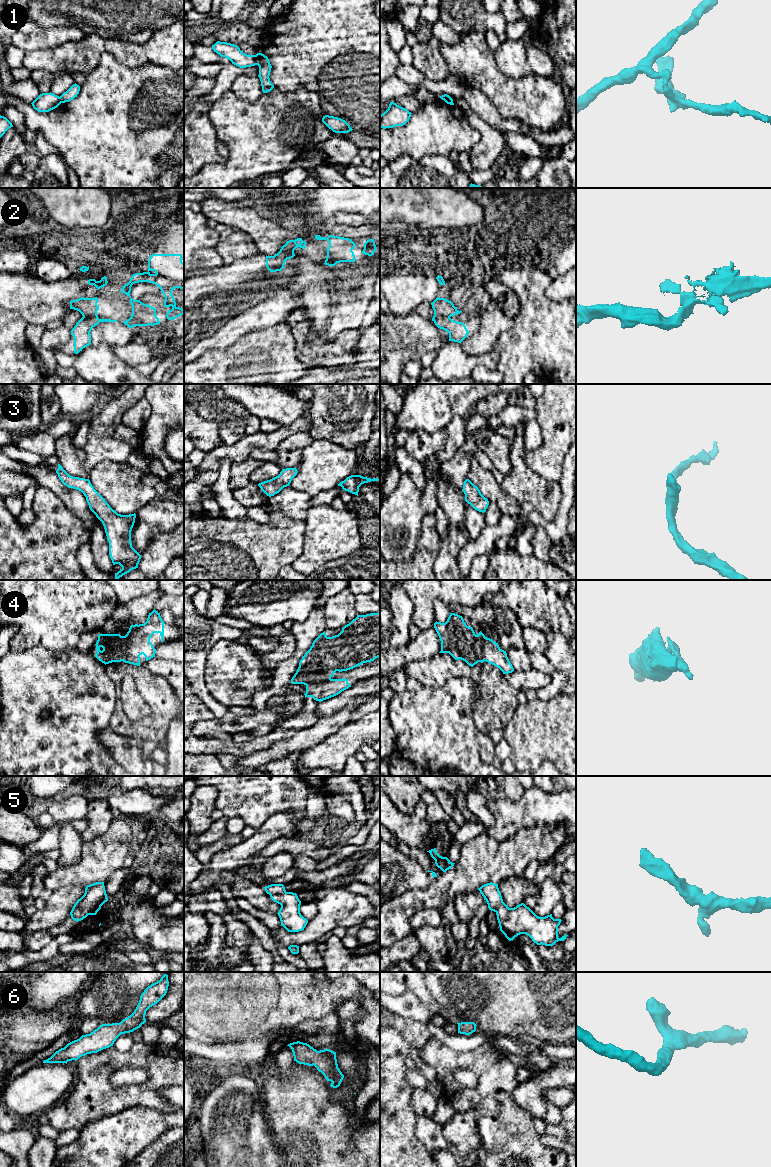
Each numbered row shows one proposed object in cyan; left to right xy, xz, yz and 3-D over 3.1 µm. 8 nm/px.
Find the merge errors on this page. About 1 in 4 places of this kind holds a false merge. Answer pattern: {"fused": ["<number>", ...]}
{"fused": ["1", "2"]}

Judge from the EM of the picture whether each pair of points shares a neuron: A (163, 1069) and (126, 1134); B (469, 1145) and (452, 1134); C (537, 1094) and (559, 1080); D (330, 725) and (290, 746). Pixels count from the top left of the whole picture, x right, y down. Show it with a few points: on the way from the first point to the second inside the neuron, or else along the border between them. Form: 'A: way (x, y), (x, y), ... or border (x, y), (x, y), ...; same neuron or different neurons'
A: border (164, 1111), (131, 1106), (118, 1112); different neurons
B: way (465, 1141), (456, 1134); same neuron
C: way (541, 1088), (549, 1080), (553, 1080); same neuron
D: way (320, 730), (300, 742); same neuron

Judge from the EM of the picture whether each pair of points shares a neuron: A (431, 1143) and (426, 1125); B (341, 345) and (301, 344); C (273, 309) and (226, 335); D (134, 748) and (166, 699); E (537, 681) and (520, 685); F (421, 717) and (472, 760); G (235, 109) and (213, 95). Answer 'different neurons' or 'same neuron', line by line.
A: same neuron
B: same neuron
C: same neuron
D: different neurons
E: same neuron
F: same neuron
G: different neurons

